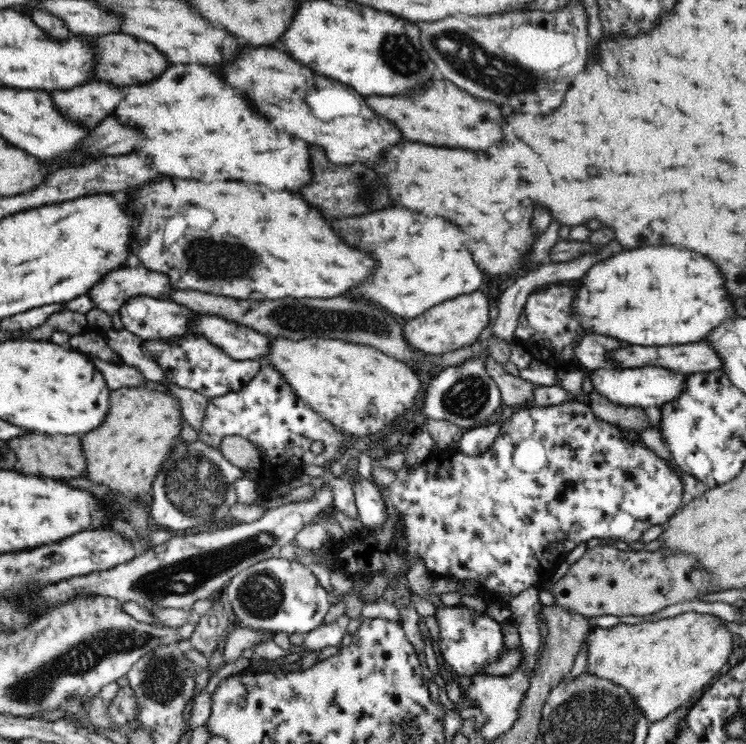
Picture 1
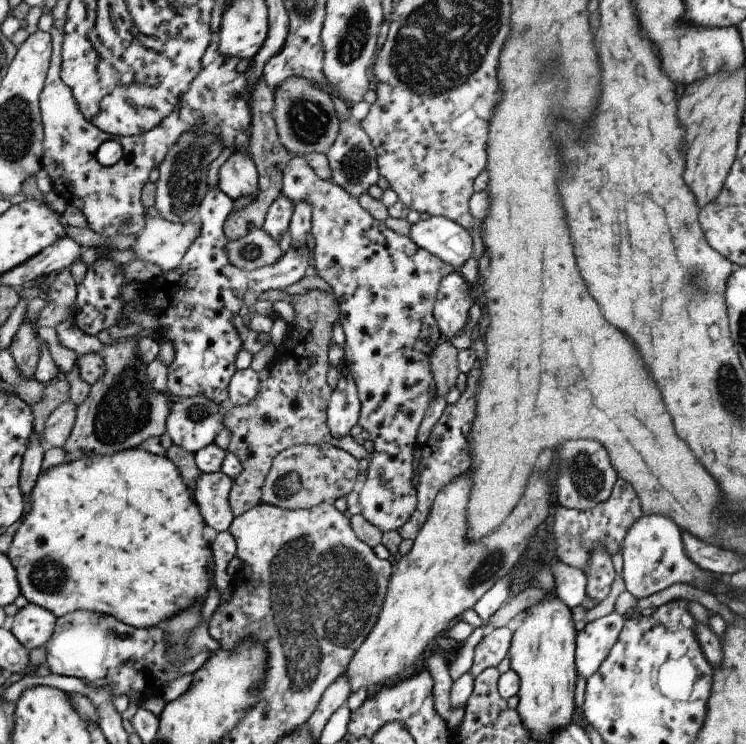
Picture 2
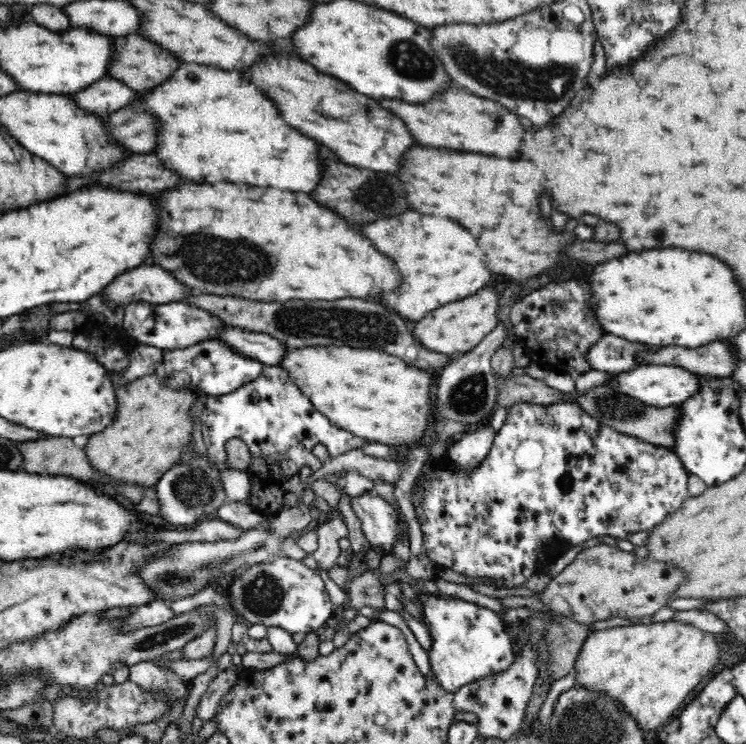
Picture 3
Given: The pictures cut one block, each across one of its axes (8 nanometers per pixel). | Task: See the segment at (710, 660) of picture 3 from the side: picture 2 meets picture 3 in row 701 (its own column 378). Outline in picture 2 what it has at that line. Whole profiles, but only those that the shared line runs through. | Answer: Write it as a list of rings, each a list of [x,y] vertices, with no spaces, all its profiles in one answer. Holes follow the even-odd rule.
[[[469,470],[465,472],[465,476],[459,476],[453,482],[449,482],[435,496],[429,516],[413,540],[413,548],[405,556],[395,558],[395,570],[391,572],[391,578],[387,584],[387,594],[385,594],[377,624],[371,628],[367,640],[363,640],[363,644],[355,652],[351,666],[347,670],[347,676],[351,680],[351,692],[357,692],[359,688],[369,690],[373,686],[381,686],[387,680],[399,676],[407,666],[411,666],[423,654],[425,646],[435,636],[439,636],[449,626],[451,620],[461,616],[465,610],[473,608],[483,598],[483,594],[487,594],[499,580],[503,580],[515,568],[515,564],[521,558],[521,552],[527,548],[529,536],[533,536],[533,532],[535,532],[535,526],[541,524],[543,520],[547,520],[547,516],[549,516],[549,512],[547,512],[549,488],[547,488],[545,476],[539,472],[533,472],[529,476],[527,488],[523,490],[523,498],[511,510],[507,520],[503,520],[503,526],[497,528],[491,536],[485,536],[483,540],[469,544],[465,540],[467,502],[469,502],[467,496],[469,496],[469,484],[471,484],[471,480],[467,480],[467,474],[469,474]]]

